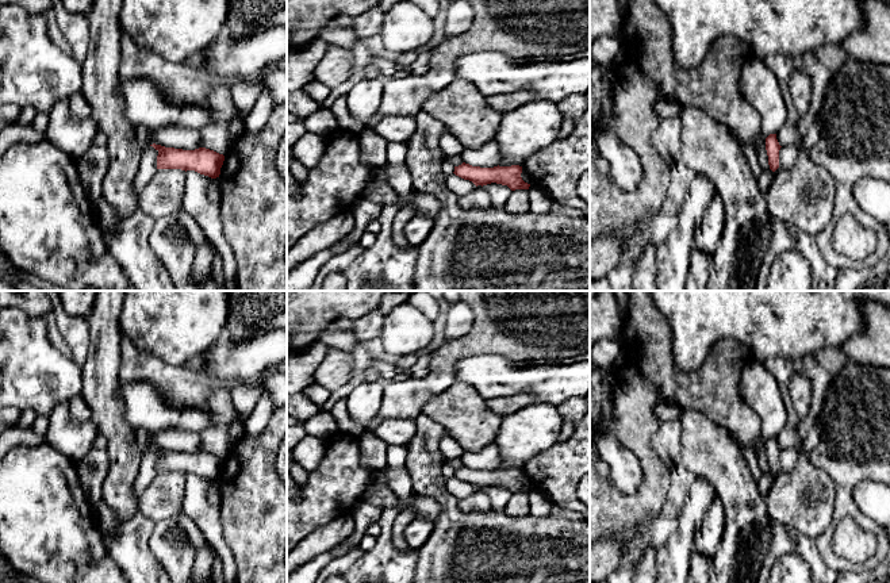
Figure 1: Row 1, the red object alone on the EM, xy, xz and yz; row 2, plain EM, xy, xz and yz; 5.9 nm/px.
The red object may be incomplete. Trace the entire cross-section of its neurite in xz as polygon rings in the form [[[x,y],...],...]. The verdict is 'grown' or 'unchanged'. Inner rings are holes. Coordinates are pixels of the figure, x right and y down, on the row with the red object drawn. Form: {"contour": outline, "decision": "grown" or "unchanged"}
{"contour": [[[463,162],[461,165],[454,166],[453,173],[464,180],[472,181],[476,187],[491,183],[507,185],[511,191],[529,189],[530,187],[530,184],[522,180],[522,166],[519,165],[480,168]]], "decision": "unchanged"}

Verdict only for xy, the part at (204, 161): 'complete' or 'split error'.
complete

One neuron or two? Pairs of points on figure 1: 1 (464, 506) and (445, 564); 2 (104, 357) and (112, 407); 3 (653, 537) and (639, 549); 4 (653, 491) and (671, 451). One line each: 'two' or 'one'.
1: two
2: one
3: one
4: two

